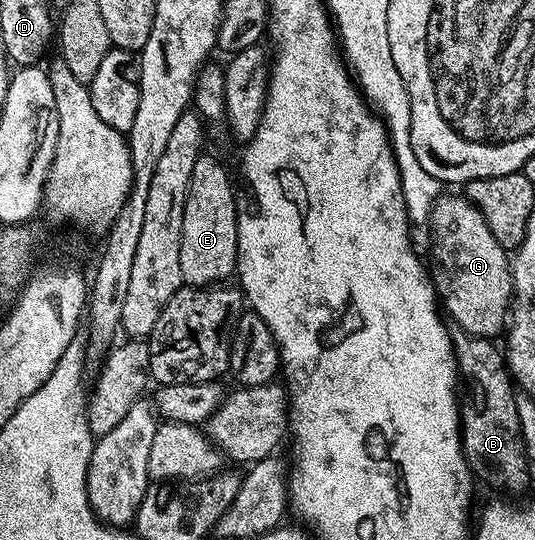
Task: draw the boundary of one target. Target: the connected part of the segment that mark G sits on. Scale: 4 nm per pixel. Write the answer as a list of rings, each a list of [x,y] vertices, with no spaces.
[[[442,195],[434,203],[430,226],[432,225],[432,257],[440,270],[434,273],[436,295],[443,312],[457,324],[456,327],[475,337],[496,339],[505,332],[506,322],[510,316],[512,304],[512,267],[506,250],[490,235],[490,227],[486,227],[486,219],[463,195],[448,197]]]

